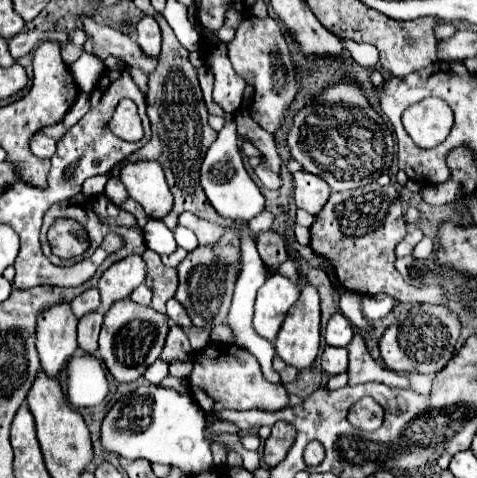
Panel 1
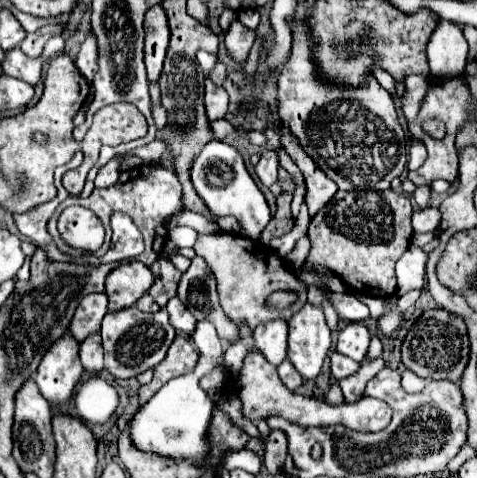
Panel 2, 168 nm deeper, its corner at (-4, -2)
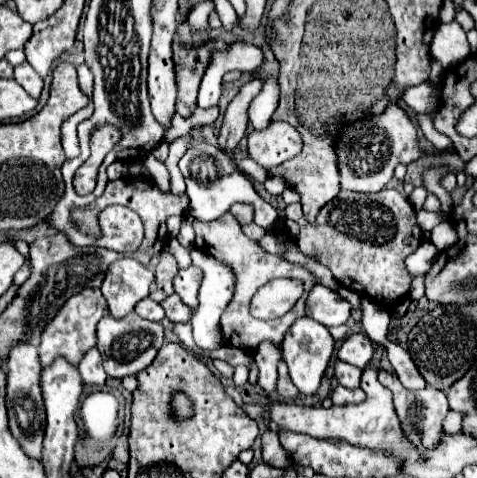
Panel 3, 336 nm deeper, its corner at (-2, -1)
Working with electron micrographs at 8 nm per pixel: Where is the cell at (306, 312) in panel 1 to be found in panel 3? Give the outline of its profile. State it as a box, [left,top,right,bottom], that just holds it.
[282,317,334,395]

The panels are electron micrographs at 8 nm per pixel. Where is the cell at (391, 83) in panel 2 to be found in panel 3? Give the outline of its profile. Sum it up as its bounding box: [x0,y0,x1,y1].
[402,83,436,113]

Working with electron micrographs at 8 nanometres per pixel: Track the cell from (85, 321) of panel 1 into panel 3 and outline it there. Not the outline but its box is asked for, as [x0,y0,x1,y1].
[78,347,108,387]

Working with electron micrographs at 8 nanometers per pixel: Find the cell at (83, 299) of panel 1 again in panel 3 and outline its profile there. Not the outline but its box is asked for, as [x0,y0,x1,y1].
[38,289,108,367]

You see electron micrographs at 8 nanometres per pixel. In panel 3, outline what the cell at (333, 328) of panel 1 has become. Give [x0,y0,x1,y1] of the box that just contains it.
[338,331,374,369]

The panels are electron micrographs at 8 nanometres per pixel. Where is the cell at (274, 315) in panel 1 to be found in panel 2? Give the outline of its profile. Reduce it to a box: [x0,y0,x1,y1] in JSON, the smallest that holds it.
[254,320,288,366]

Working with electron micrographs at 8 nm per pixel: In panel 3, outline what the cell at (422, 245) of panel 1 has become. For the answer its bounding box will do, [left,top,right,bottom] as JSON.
[430,221,458,249]

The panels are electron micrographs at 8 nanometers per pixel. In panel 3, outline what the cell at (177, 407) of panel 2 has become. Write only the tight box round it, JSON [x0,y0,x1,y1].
[170,391,192,421]

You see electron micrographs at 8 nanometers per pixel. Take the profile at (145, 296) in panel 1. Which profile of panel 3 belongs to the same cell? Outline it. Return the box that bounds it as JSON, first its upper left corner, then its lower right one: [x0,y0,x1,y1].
[134,299,164,321]

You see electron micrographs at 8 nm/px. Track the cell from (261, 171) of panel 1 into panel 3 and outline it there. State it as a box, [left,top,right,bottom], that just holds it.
[248,123,302,171]

